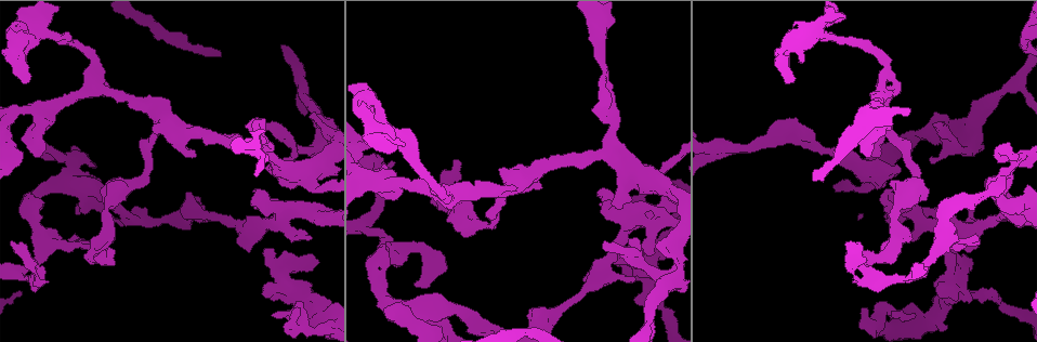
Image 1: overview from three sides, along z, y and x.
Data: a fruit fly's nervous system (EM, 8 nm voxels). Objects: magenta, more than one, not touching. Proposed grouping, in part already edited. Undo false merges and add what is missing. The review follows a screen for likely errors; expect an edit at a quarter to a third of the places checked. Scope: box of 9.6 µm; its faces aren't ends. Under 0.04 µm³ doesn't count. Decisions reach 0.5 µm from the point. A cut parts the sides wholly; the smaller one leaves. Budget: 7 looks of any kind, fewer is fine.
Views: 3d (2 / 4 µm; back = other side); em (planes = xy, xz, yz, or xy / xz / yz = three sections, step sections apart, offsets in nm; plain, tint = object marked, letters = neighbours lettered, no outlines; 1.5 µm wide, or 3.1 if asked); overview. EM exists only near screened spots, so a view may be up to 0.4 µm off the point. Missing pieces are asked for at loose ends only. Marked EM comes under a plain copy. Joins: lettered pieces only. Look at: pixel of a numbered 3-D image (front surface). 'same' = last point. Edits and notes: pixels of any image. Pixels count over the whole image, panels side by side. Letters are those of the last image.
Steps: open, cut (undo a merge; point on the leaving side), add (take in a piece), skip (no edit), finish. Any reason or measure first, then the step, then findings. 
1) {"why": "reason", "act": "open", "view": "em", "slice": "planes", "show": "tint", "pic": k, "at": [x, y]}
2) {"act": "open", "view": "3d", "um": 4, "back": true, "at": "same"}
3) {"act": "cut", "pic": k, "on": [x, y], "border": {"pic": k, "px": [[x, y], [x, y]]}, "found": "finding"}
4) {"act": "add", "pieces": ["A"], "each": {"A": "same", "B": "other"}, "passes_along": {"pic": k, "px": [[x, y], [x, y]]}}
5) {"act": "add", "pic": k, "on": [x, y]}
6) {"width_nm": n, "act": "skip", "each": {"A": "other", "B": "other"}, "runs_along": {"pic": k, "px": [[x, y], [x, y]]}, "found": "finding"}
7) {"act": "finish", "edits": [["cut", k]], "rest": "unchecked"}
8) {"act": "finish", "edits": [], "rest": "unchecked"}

{"why": "free end", "act": "open", "view": "em", "slice": "planes", "show": "letters", "pic": 1, "at": [800, 61]}

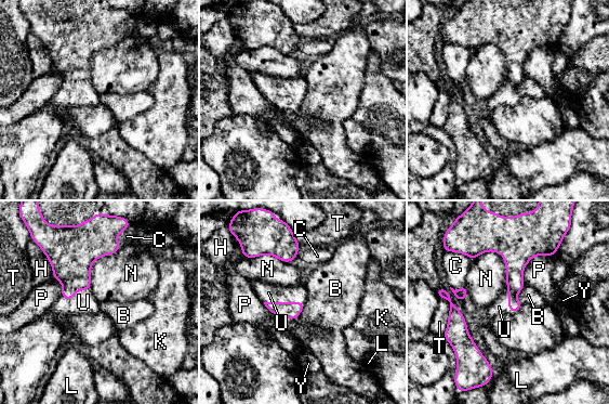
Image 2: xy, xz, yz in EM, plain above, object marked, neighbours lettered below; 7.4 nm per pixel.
{"longest_contact_nm": ["N", 380], "act": "add", "pieces": ["U"], "each": {"B": "other", "C": "other", "H": "other", "K": "other", "L": "other", "N": "other", "P": "other", "T": "other", "U": "same", "Y": "other"}, "found": "the cell continues"}

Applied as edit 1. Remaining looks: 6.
{"why": "touches itself", "act": "open", "view": "em", "slice": "planes", "show": "letters", "pic": 1, "at": [391, 186]}

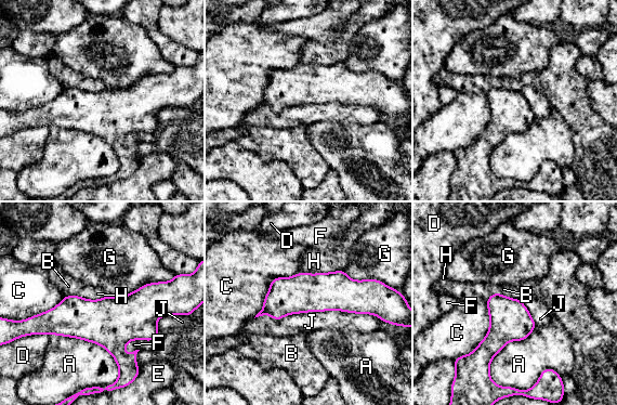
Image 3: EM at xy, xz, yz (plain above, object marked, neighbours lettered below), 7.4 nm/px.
{"width_nm": 300, "act": "skip", "each": {"A": "other", "B": "other", "C": "other", "D": "other", "E": "other", "F": "other", "G": "other", "H": "other", "J": "other"}, "runs_along": {"pic": 3, "px": [[166, 310], [37, 327]]}, "found": "one cell here"}

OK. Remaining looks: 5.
{"why": "free end", "act": "open", "view": "em", "slice": "xy", "step": 4, "show": "letters", "pic": 1, "at": [853, 283]}

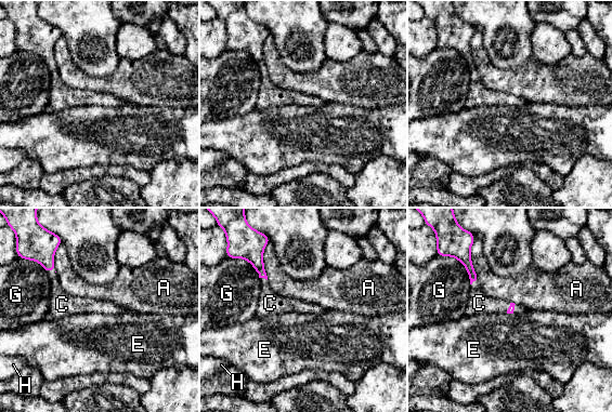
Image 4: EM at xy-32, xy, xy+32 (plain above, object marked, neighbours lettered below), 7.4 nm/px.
{"why": "another direction", "act": "open", "view": "em", "slice": "planes", "show": "letters", "at": "same"}

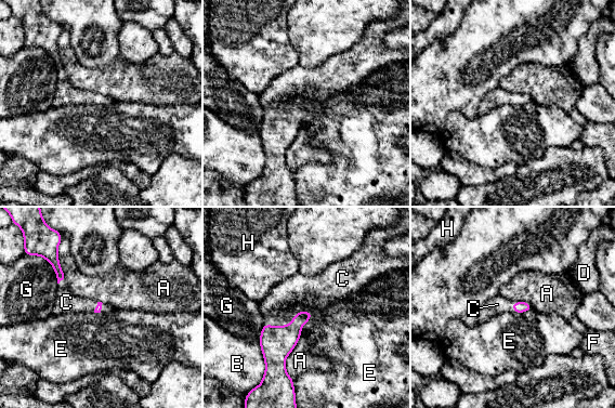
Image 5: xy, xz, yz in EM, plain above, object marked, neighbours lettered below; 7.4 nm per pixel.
{"act": "add", "pieces": ["C"], "each": {"A": "other", "B": "other", "C": "same", "D": "other", "E": "other", "F": "other", "G": "other", "H": "other"}, "passes_along": {"pic": 5, "px": [[276, 342], [282, 326], [275, 306]]}, "found": "the cell continues"}

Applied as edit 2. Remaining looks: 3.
{"act": "finish", "edits": [["add", 2], ["add", 5]], "rest": "unchecked"}

